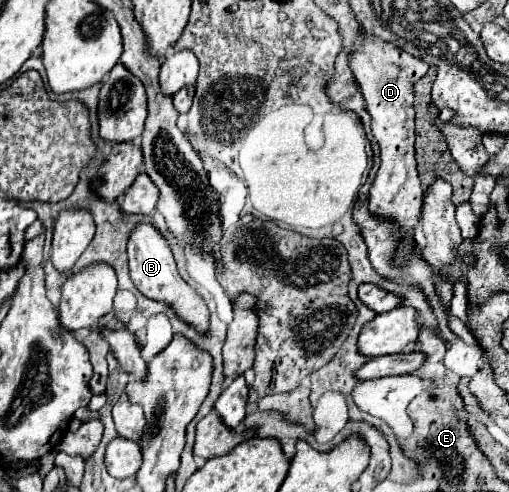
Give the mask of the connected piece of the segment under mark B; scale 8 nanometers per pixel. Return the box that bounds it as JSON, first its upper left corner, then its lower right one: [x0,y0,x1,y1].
[128,222,208,332]

